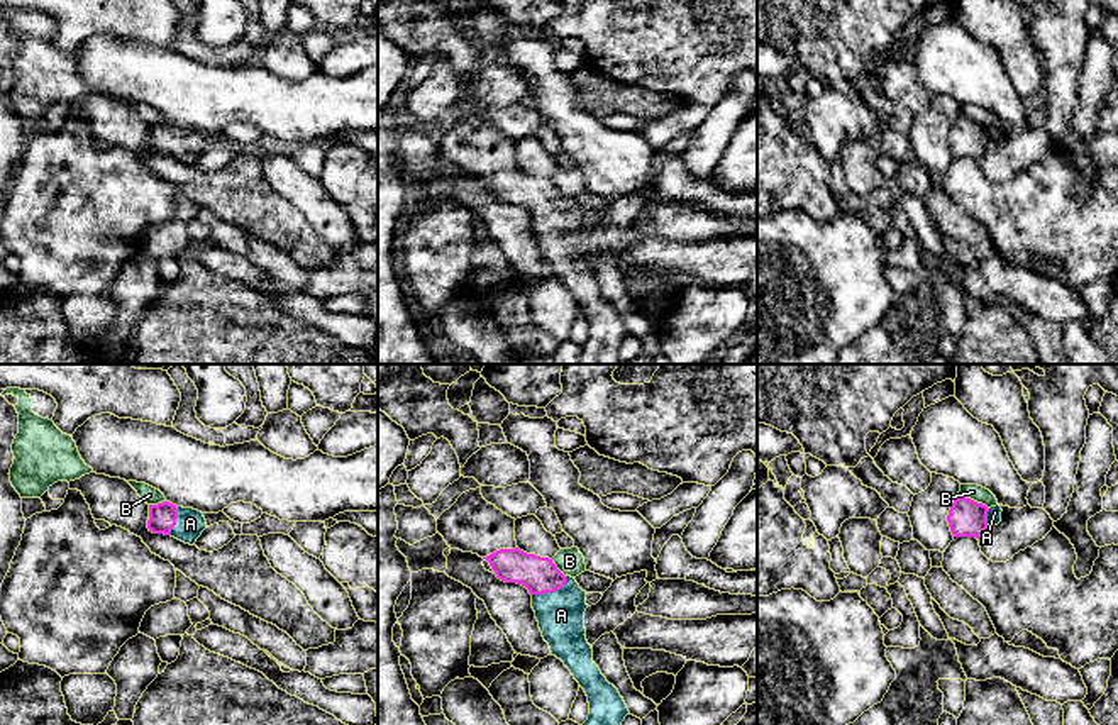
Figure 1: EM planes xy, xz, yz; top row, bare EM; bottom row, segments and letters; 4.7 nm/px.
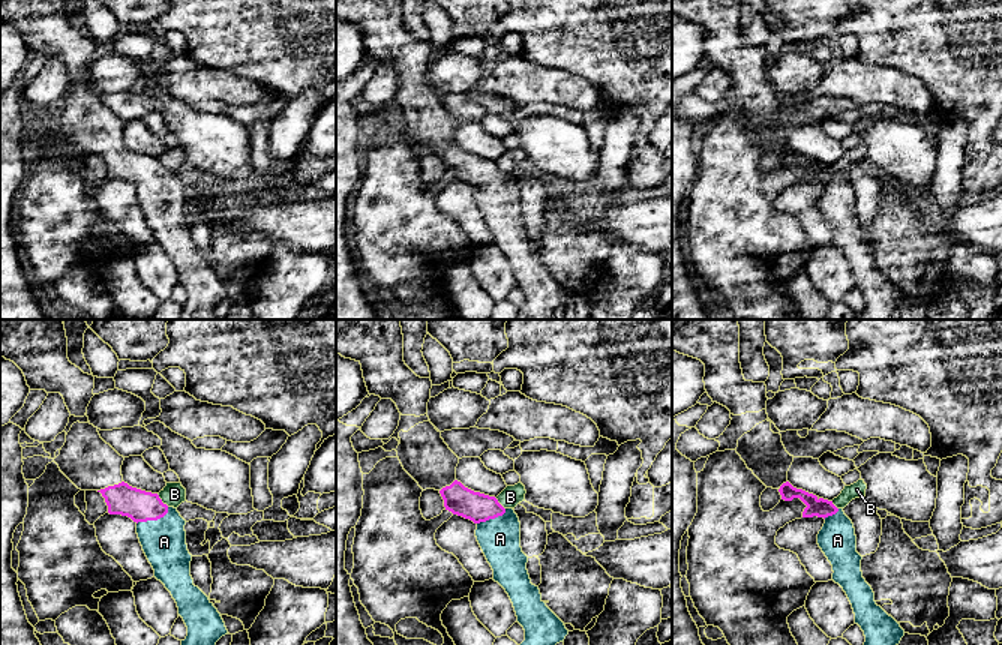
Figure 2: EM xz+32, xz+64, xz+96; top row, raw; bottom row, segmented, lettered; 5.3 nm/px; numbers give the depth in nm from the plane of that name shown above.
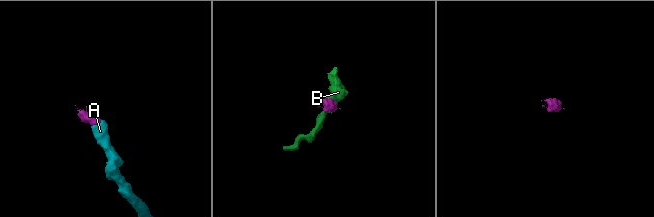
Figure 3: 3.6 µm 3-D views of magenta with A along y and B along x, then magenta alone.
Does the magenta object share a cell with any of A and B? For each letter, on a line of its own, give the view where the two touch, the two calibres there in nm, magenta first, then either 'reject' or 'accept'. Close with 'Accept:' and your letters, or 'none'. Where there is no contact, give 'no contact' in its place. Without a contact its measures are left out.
A: meets magenta in xz; 180 nm thick on the magenta side, 220 nm on the other; accept
B: meets magenta in yz; 180 nm thick on the magenta side, 80 nm on the other; reject
Accept: A

